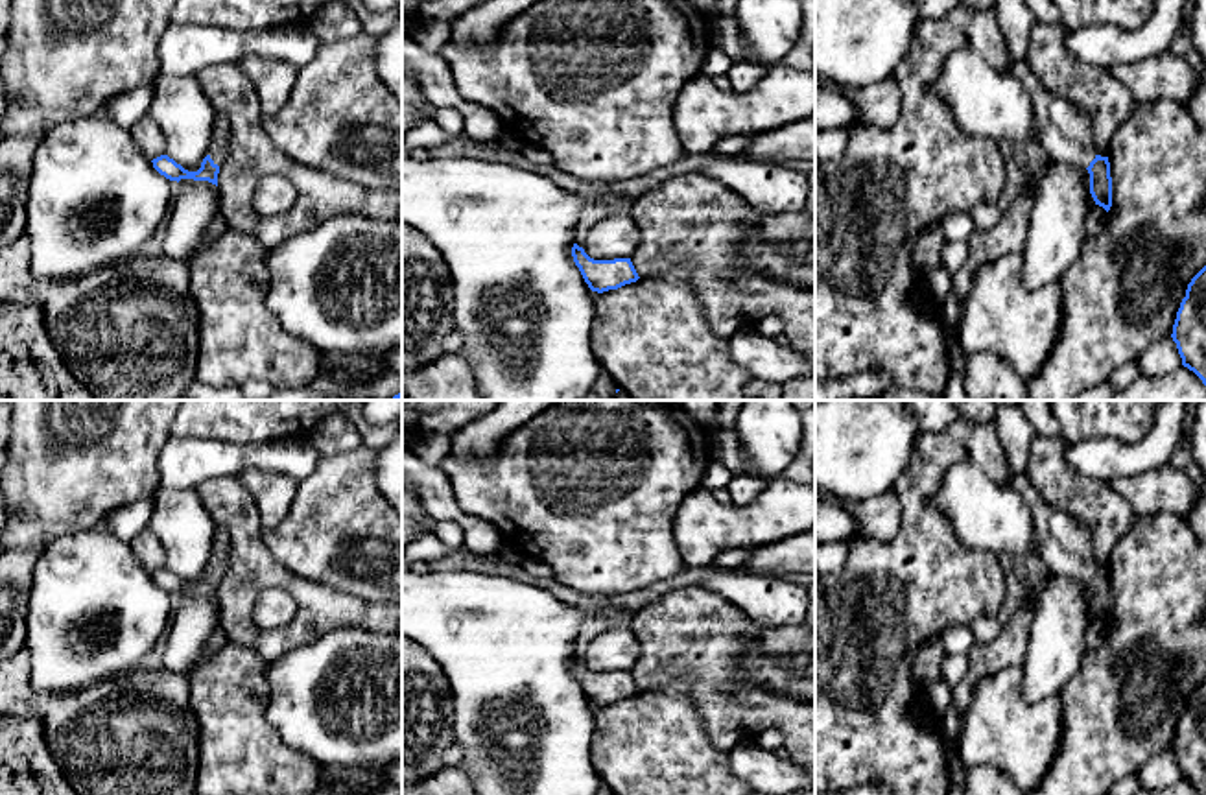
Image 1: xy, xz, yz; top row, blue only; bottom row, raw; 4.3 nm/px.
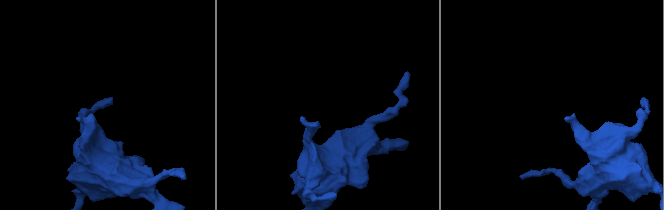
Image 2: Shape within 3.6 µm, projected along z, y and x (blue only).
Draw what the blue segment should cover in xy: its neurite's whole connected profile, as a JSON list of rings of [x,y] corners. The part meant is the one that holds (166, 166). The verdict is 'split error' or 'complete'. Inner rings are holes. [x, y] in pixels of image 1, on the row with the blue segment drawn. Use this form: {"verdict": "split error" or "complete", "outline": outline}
{"verdict": "split error", "outline": [[[223,114],[214,118],[214,133],[208,146],[208,155],[203,159],[197,172],[188,172],[168,155],[153,159],[153,168],[170,181],[194,179],[208,181],[218,186],[218,173],[229,155],[229,122]]]}

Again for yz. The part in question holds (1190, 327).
{"verdict": "complete", "outline": [[[1206,266],[1188,284],[1171,338],[1182,365],[1206,386]]]}

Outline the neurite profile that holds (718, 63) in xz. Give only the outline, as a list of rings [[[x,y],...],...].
[[[712,48],[701,68],[701,74],[704,74],[708,77],[723,76],[728,72],[728,68],[732,65],[734,65],[734,61],[723,50]]]

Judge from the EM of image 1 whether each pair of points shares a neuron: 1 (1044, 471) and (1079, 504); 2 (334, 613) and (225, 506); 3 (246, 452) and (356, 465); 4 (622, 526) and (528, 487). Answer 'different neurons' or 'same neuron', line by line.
1: same neuron
2: same neuron
3: different neurons
4: same neuron

